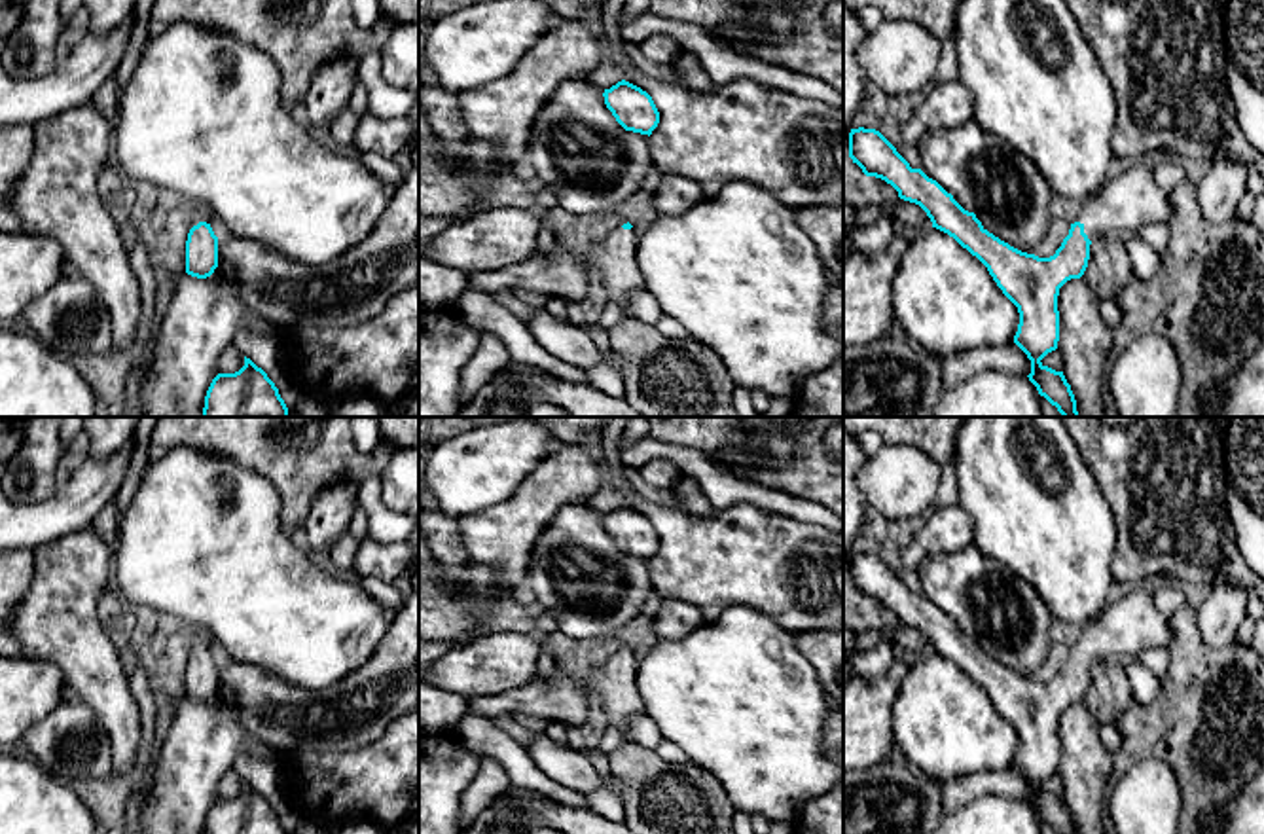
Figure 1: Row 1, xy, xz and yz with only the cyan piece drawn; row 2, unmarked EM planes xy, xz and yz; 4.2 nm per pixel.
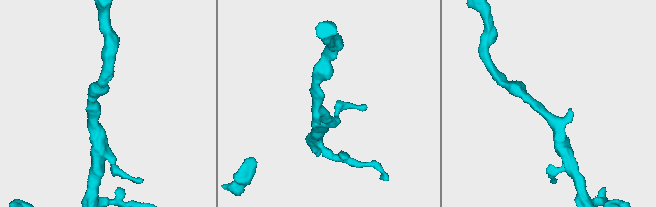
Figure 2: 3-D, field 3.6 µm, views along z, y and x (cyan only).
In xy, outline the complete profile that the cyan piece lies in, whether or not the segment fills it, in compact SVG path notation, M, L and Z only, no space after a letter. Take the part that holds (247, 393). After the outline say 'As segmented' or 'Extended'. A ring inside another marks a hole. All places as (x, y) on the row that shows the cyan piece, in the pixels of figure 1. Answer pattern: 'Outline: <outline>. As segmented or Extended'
Outline: M244 356L239 372L212 379L203 417L288 417L288 408L267 373Z. As segmented

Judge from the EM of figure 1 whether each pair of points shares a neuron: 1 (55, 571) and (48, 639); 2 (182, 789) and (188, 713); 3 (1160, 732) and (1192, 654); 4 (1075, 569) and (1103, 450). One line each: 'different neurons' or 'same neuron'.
1: same neuron
2: same neuron
3: same neuron
4: different neurons

